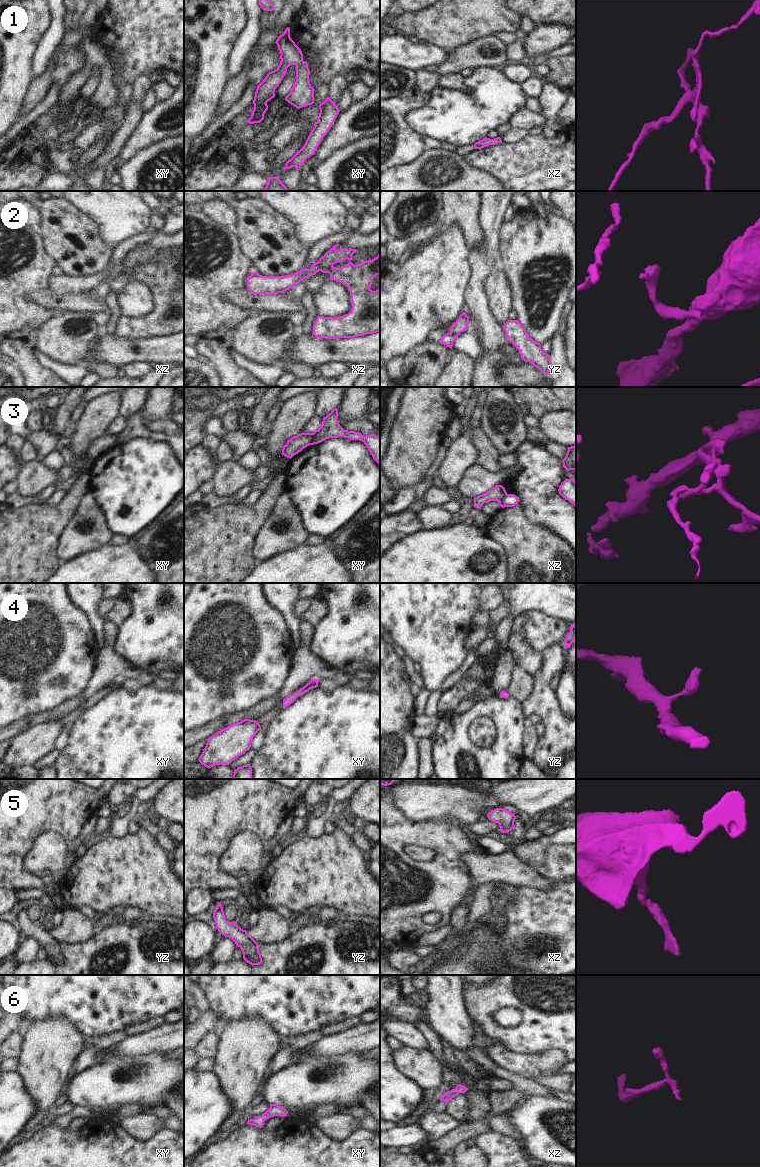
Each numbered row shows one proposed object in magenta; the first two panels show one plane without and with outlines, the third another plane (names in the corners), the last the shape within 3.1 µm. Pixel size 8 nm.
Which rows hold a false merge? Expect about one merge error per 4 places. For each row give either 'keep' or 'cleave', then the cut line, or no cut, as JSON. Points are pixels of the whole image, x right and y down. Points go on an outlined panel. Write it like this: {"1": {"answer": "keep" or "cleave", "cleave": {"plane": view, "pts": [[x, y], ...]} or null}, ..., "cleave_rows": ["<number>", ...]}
{"1": {"answer": "keep", "cleave": null}, "2": {"answer": "cleave", "cleave": {"plane": "xz", "pts": [[324, 256], [325, 260], [319, 270]]}}, "3": {"answer": "cleave", "cleave": {"plane": "xy", "pts": [[313, 433], [309, 444]]}}, "4": {"answer": "keep", "cleave": null}, "5": {"answer": "keep", "cleave": null}, "6": {"answer": "keep", "cleave": null}, "cleave_rows": ["2", "3"]}

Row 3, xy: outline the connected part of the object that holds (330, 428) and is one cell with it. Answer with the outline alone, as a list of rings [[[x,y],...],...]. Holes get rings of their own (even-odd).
[[[333,409],[323,418],[322,425],[313,432],[310,445],[318,444],[329,438],[344,437],[350,440],[360,440],[368,448],[373,459],[380,465],[380,437],[375,434],[362,435],[360,432],[344,430],[338,420],[338,409]]]

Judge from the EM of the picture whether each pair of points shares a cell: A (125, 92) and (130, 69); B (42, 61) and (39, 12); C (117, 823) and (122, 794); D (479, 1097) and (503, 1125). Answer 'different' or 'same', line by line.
A: different
B: different
C: different
D: same

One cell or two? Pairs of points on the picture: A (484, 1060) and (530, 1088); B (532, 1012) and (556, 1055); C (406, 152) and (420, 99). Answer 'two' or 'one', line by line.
A: one
B: two
C: one

